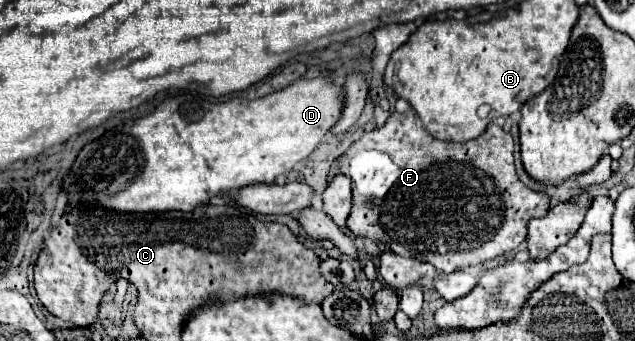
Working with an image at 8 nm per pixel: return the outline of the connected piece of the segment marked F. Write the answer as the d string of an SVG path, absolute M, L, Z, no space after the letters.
M409 110L405 114L397 114L393 112L383 128L377 128L373 132L363 134L357 142L351 144L351 148L341 156L341 172L349 174L351 182L353 182L353 208L351 214L347 218L347 226L353 234L357 236L365 236L371 238L375 242L381 242L387 246L387 250L399 254L399 256L407 256L407 258L417 258L421 262L429 262L433 264L437 270L441 272L455 272L467 266L475 266L475 264L485 264L489 260L495 260L501 254L507 254L511 250L515 250L527 236L527 222L531 218L541 218L547 214L549 210L549 196L545 192L535 192L531 188L527 188L517 172L515 172L515 164L513 164L513 138L509 132L505 132L503 128L499 128L497 124L489 124L487 130L469 142L457 144L457 142L443 142L433 138L425 128L419 128L417 120L415 120L415 112Z

